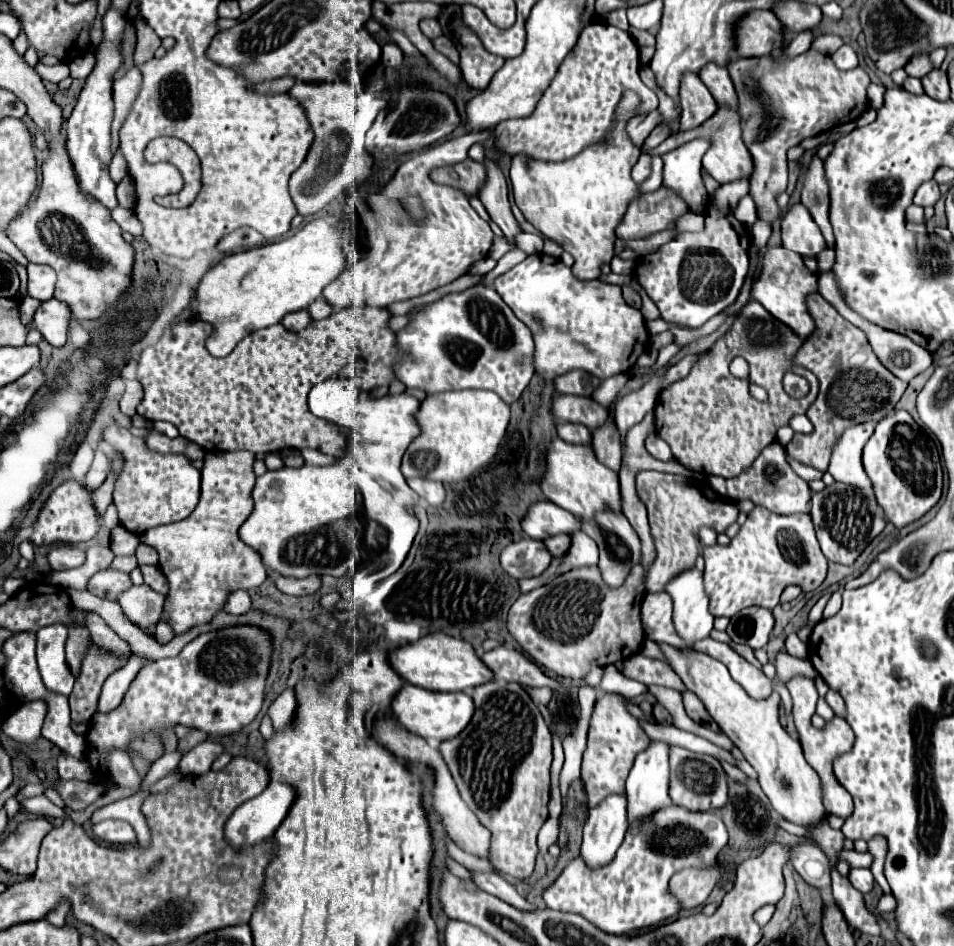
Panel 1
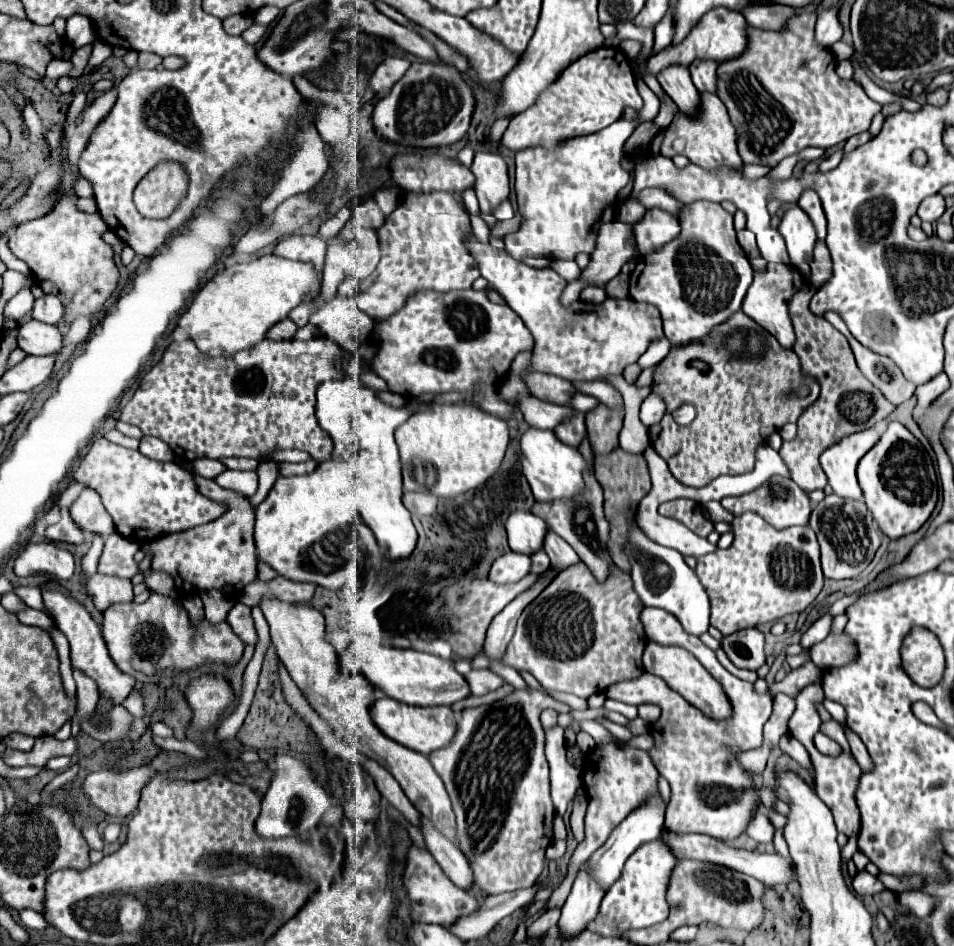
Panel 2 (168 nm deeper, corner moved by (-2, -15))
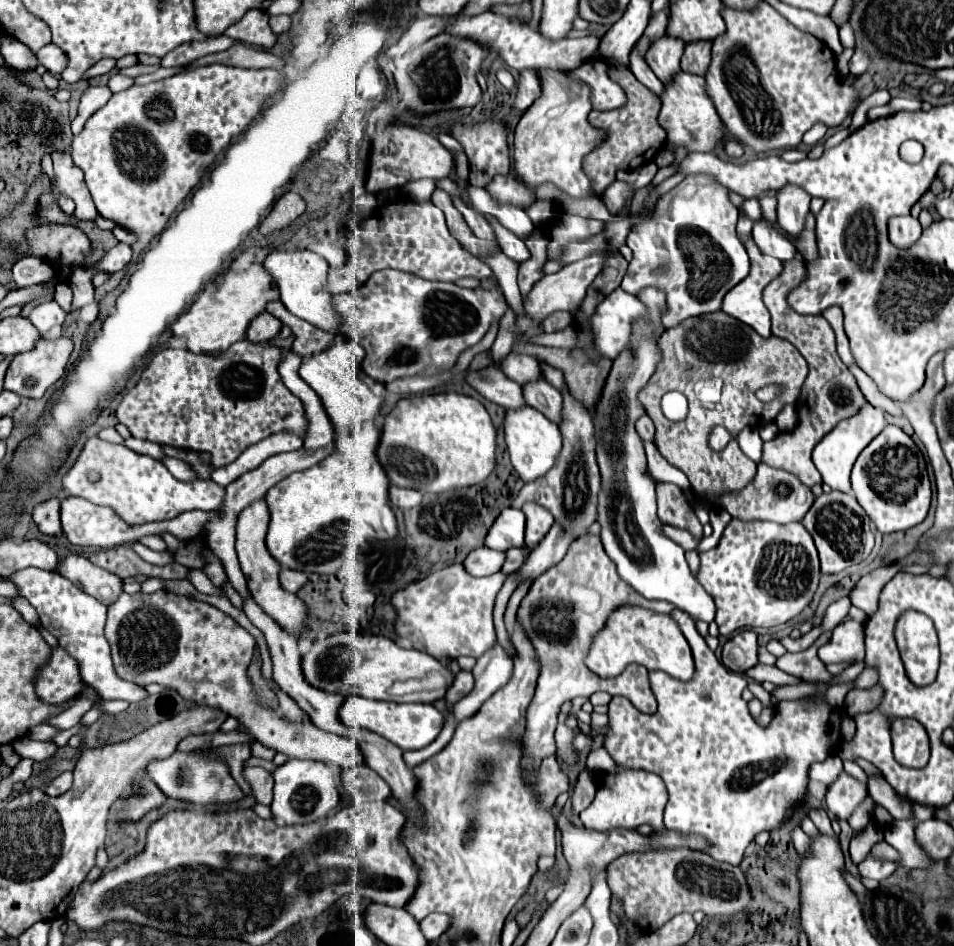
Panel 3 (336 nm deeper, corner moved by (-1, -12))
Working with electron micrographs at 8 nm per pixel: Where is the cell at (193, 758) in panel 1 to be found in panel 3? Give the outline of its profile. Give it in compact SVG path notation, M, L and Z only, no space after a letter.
M245 767L243 777L249 783L255 801L270 806L273 800L274 785L271 773L267 769L263 769L263 767Z

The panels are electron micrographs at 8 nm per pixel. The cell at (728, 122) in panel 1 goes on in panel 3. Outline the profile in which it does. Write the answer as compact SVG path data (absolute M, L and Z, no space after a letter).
M679 73L675 75L673 83L665 87L665 93L661 97L661 113L659 113L659 125L667 131L667 145L671 147L683 147L689 153L711 153L723 139L727 137L727 129L711 101L705 89L705 79Z

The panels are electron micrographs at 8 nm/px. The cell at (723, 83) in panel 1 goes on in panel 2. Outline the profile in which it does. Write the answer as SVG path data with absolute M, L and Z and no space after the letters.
M696 60L688 66L698 92L716 92L716 68L718 64L708 64L708 60Z

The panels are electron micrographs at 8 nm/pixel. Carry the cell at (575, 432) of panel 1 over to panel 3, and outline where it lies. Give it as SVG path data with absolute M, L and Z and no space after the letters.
M539 381L539 385L525 385L523 387L527 403L541 411L547 419L561 425L563 421L563 395L547 381Z

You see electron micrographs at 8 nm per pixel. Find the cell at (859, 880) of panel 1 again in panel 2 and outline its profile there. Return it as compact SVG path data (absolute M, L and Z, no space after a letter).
M862 870L862 872L858 872L854 876L852 886L854 886L854 890L856 890L858 896L866 896L866 894L872 894L874 896L874 894L878 894L878 892L884 890L884 884L878 880L878 876L868 874L866 870Z

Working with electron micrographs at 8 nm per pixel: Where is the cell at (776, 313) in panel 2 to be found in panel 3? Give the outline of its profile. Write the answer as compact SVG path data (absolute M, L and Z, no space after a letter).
M747 241L745 247L747 247L747 253L749 253L749 259L751 259L751 273L745 277L743 283L735 285L735 289L731 289L731 293L727 293L727 297L723 299L723 309L721 311L725 311L731 317L737 317L739 321L743 321L747 325L751 325L761 337L771 337L773 335L771 333L771 317L769 317L769 311L767 311L767 307L763 303L763 289L773 279L777 279L781 275L783 263L779 259L763 255L753 241Z

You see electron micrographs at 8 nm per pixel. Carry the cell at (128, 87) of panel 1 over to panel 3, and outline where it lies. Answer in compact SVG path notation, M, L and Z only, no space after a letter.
M89 87L89 89L83 93L81 103L79 103L79 113L77 113L77 117L71 121L71 131L73 131L73 135L79 135L79 133L81 133L85 121L87 121L97 109L101 109L101 107L111 99L111 95L113 95L113 93L109 91L109 87Z

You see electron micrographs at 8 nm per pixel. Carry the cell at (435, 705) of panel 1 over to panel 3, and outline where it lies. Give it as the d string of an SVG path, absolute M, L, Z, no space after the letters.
M349 697L341 709L341 721L355 729L369 729L379 733L381 737L389 739L391 743L399 745L403 751L423 749L437 739L443 729L443 713L429 703L389 703L389 701L375 701L365 697Z

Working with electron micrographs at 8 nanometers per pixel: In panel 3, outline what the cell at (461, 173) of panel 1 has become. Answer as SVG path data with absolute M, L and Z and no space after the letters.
M377 125L373 151L369 159L369 177L365 185L369 193L397 189L423 177L445 179L445 177L451 177L453 173L455 173L455 157L435 137L407 125L397 125L393 129L387 129L385 125Z

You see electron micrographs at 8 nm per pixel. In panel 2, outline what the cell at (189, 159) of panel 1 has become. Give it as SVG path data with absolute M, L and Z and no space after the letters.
M158 164L134 190L138 210L148 218L166 218L186 196L188 176L180 164Z

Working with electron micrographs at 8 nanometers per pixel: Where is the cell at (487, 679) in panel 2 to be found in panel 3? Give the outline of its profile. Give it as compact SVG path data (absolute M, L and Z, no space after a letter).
M459 671L459 673L455 675L453 685L451 685L449 691L447 691L445 701L447 701L447 703L455 703L455 701L459 701L461 697L469 695L469 691L473 689L473 685L475 685L473 673L471 673L471 671Z

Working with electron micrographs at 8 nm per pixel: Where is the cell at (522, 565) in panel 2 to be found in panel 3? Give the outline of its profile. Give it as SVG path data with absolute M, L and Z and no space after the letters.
M481 547L481 549L475 549L467 555L465 569L475 577L487 577L487 575L493 575L493 573L499 573L503 563L505 563L503 551Z

